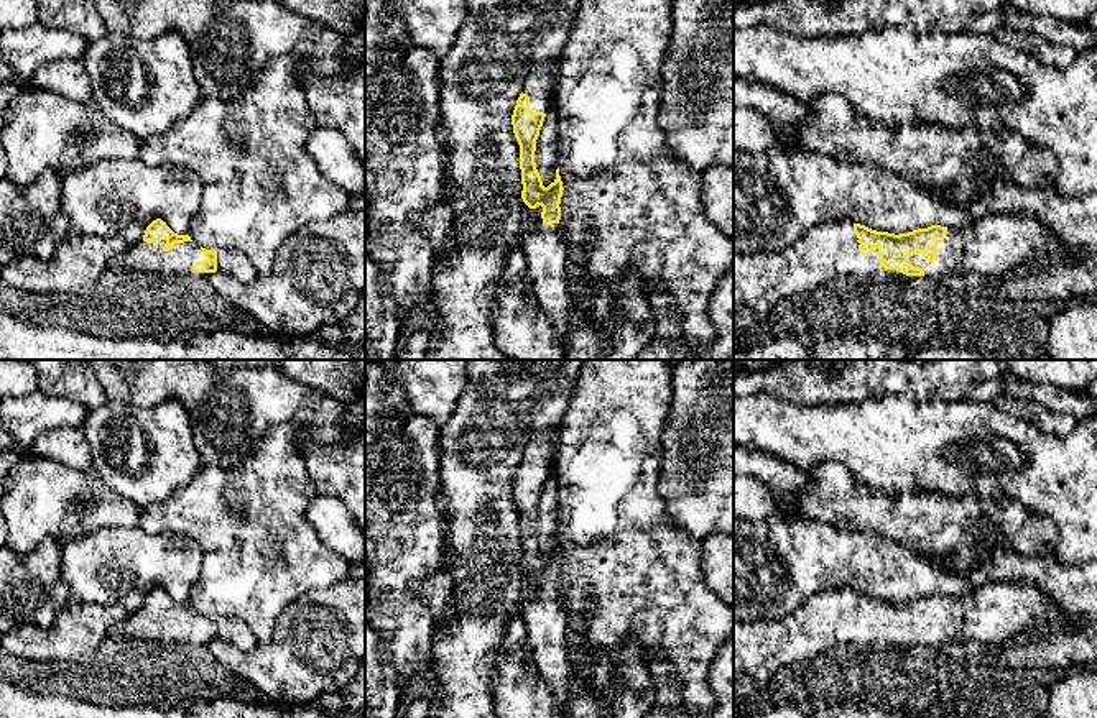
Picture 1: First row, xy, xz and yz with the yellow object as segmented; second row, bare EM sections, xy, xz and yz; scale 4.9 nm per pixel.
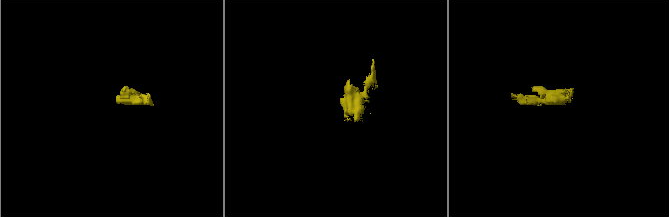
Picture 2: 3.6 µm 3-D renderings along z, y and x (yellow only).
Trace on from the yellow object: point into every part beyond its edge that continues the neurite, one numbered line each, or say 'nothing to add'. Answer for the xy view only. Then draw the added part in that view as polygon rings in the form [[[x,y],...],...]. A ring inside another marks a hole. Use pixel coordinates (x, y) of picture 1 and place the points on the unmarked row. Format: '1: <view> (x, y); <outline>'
1: xy (234, 631); [[[238,618],[217,619],[217,639],[242,651],[253,651],[258,646],[250,628]]]
2: xy (176, 671); [[[184,610],[164,619],[164,611],[137,611],[141,618],[141,703],[189,708],[204,700],[235,698],[234,669],[214,657],[214,641],[192,637],[206,628],[201,614]]]

